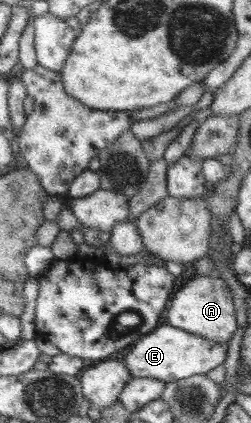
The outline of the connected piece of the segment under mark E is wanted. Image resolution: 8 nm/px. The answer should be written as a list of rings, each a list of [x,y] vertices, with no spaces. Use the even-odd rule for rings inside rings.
[[[170,325],[156,326],[152,332],[142,336],[128,348],[123,356],[132,378],[151,378],[168,383],[180,381],[192,375],[205,375],[226,360],[227,344],[212,344],[199,336]]]

